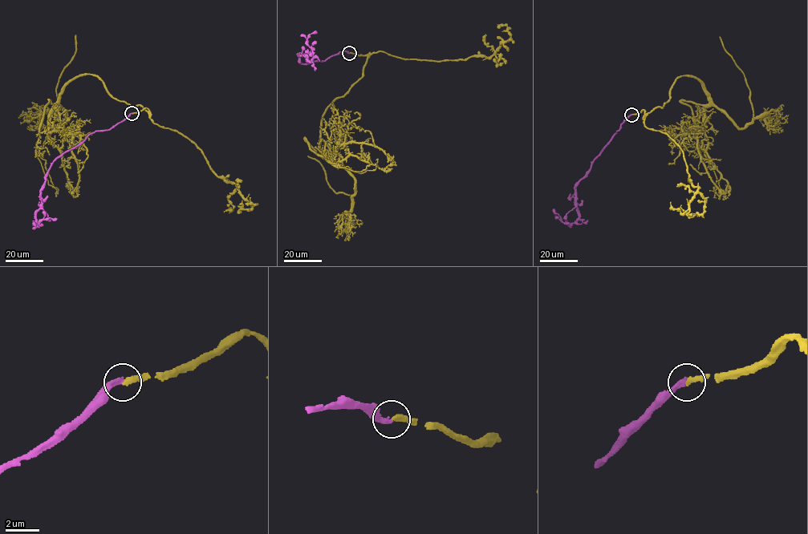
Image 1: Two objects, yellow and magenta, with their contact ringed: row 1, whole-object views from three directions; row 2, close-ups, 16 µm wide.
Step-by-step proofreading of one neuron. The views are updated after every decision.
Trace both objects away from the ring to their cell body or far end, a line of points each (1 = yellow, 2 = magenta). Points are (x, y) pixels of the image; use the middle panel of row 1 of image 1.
1: (350, 53), (368, 54), (363, 74), (325, 110), (319, 144), (354, 178), (354, 193), (335, 193), (307, 155)
2: (350, 53), (300, 63), (298, 54), (313, 58), (306, 41), (316, 32)

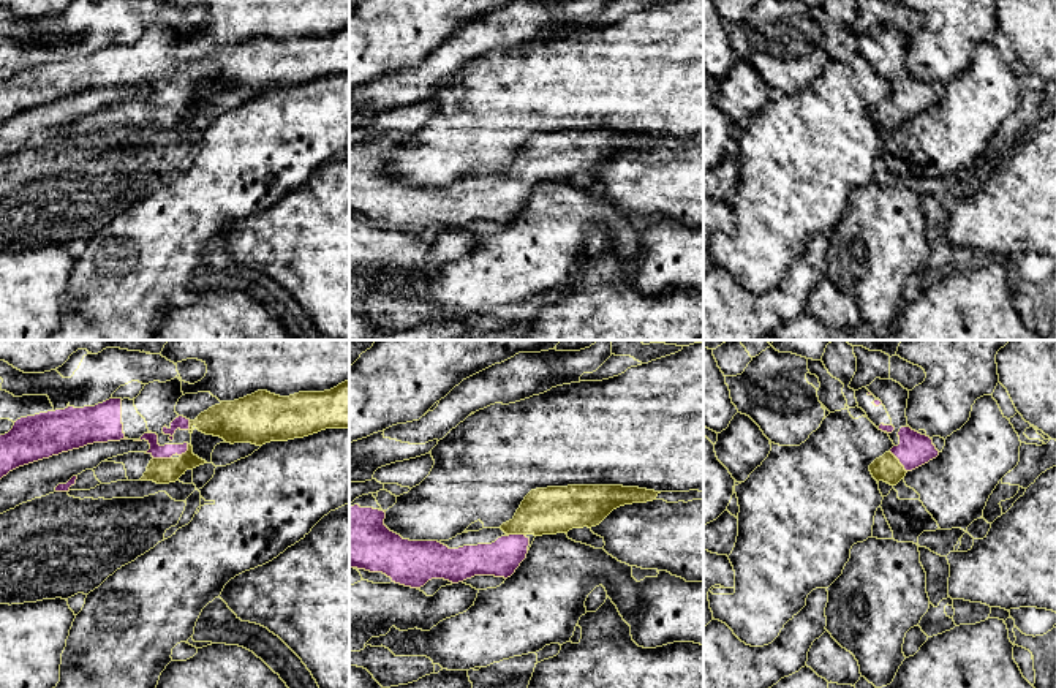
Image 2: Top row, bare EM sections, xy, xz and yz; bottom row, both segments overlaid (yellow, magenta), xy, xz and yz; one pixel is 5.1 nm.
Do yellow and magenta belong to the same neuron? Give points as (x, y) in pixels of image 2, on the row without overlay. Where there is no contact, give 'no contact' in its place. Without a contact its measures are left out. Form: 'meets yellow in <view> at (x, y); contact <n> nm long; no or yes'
meets yellow in yz at (898, 108); contact 140 nm long; yes

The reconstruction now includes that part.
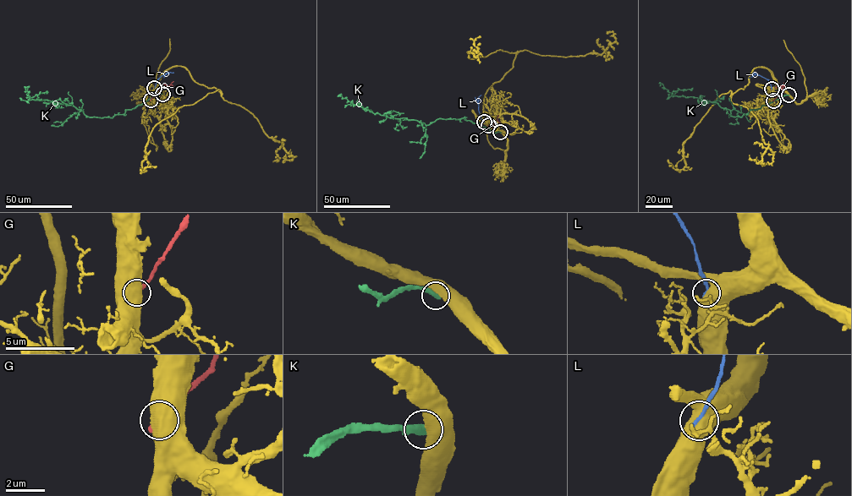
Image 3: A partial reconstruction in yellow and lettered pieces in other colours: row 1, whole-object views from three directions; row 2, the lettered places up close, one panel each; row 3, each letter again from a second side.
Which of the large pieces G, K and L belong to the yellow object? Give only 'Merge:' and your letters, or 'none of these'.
Merge: none of these

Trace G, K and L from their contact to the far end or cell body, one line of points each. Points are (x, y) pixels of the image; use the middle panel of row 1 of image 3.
G: (488, 125), (492, 128), (499, 124), (498, 115)
K: (500, 133), (464, 117), (437, 118), (426, 124), (373, 113), (354, 104), (360, 103), (371, 111)
L: (484, 122), (477, 102), (481, 95)

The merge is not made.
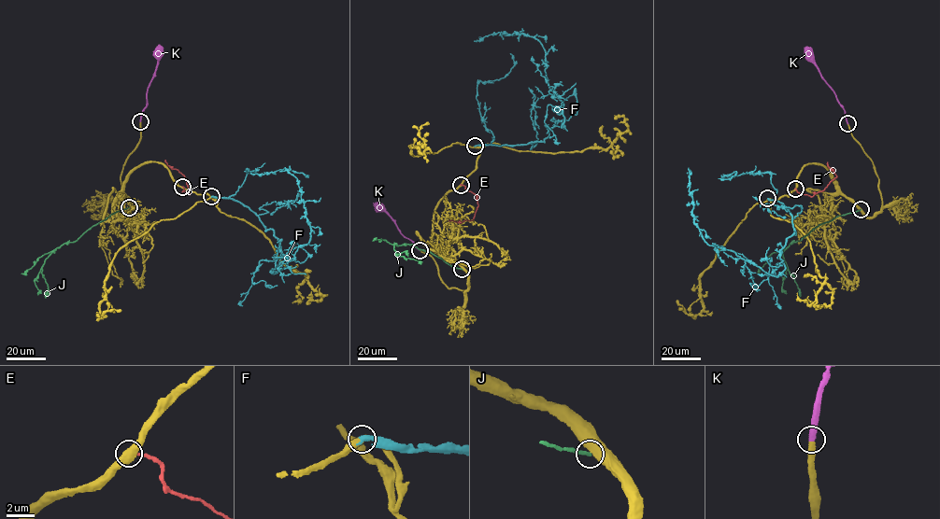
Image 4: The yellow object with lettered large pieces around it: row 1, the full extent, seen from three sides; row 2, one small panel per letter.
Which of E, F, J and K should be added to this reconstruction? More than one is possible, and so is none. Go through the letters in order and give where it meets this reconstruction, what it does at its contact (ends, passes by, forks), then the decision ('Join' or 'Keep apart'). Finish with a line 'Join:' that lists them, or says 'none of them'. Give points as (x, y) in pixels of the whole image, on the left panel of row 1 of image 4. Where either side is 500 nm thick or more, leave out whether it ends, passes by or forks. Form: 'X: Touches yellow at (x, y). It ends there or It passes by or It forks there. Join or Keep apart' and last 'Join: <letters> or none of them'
E: Touches yellow at (182, 187). Keep apart
F: Touches yellow at (211, 196). It ends there. Keep apart
J: Touches yellow at (129, 207). Keep apart
K: Touches yellow at (140, 121). It ends there. Join
Join: K

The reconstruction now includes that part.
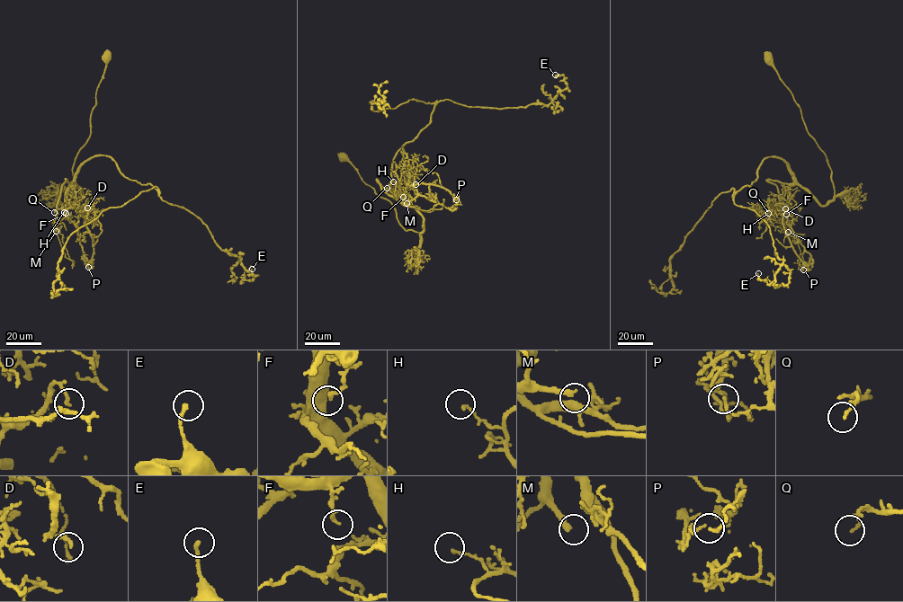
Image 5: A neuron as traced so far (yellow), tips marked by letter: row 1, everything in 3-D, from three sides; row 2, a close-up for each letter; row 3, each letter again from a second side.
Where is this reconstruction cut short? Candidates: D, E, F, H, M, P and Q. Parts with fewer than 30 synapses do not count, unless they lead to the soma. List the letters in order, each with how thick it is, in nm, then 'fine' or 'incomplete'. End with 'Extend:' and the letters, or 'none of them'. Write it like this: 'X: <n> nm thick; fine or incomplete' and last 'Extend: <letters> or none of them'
D: 150 nm thick; fine
E: 190 nm thick; fine
F: 140 nm thick; fine
H: 110 nm thick; fine
M: 260 nm thick; incomplete
P: 90 nm thick; fine
Q: 80 nm thick; fine
Extend: M

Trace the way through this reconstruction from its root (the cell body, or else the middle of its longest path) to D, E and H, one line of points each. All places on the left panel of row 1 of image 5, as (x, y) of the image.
D: (105, 57), (90, 133), (72, 169), (75, 202), (82, 197), (74, 182), (67, 199), (83, 213), (87, 208)
E: (105, 57), (72, 169), (75, 202), (82, 164), (108, 156), (199, 216), (253, 279), (252, 269)
H: (105, 57), (106, 66), (91, 111), (90, 133), (72, 169), (75, 202), (82, 197), (70, 183), (64, 212)

